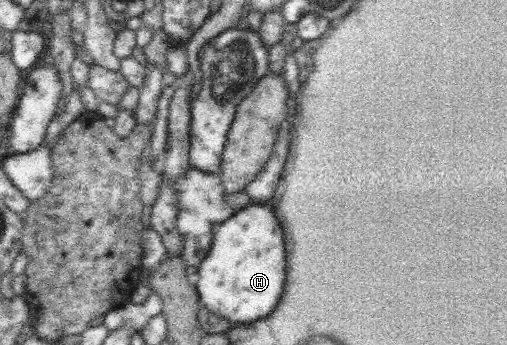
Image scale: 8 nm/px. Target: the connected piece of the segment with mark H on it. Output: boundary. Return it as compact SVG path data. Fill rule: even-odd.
M270 202L249 203L225 222L217 224L211 248L198 266L197 274L195 285L200 304L205 304L214 316L229 320L231 326L268 317L279 303L285 282L285 241L281 223L275 216Z

